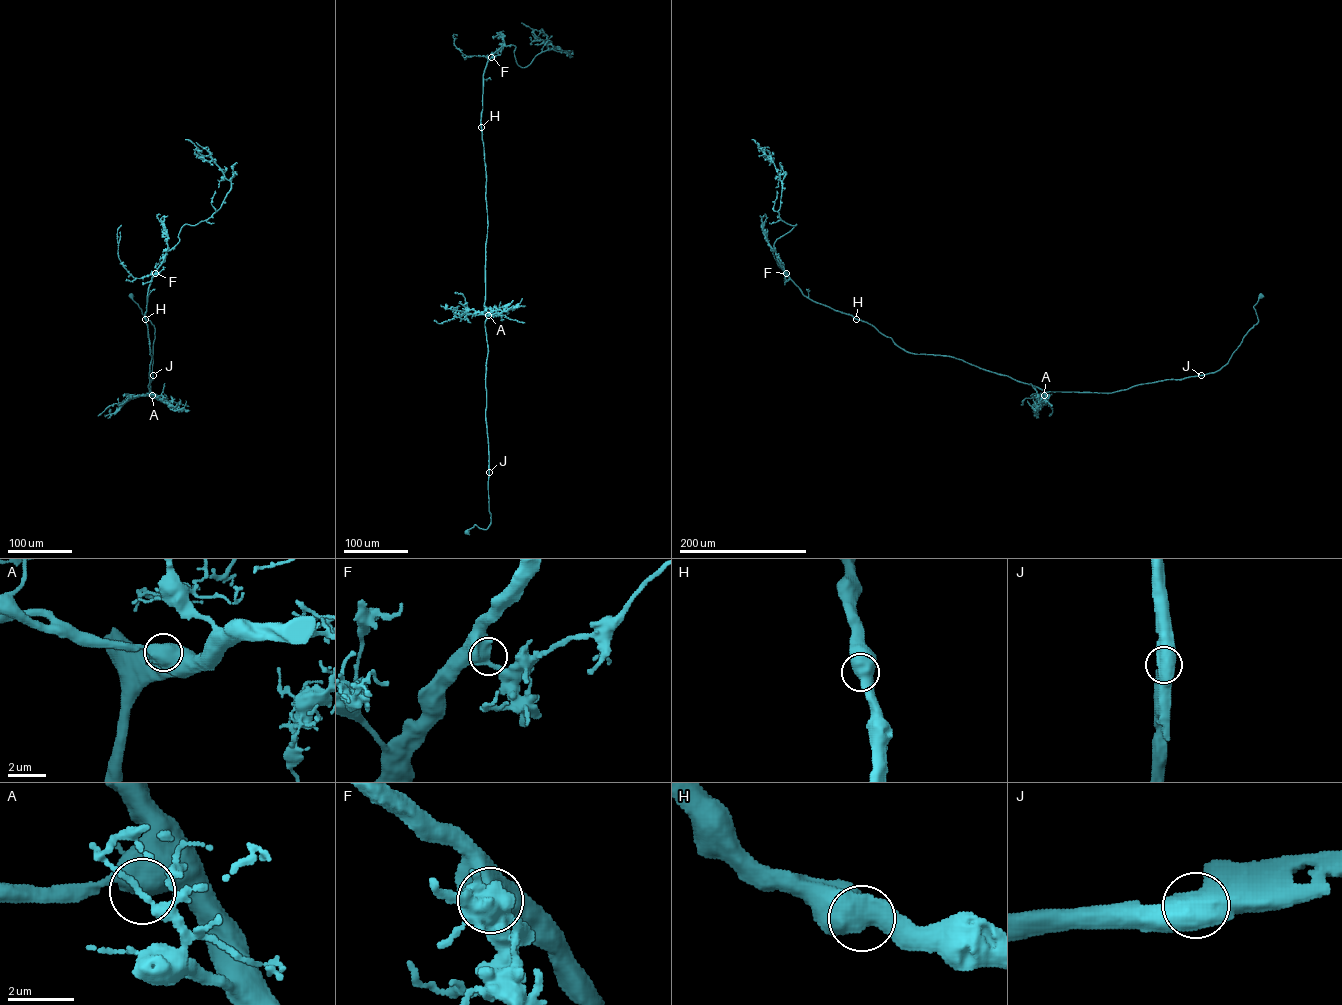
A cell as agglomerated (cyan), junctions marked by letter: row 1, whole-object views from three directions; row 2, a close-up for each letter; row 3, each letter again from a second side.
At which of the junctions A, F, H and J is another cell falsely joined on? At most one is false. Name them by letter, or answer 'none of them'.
none of them

